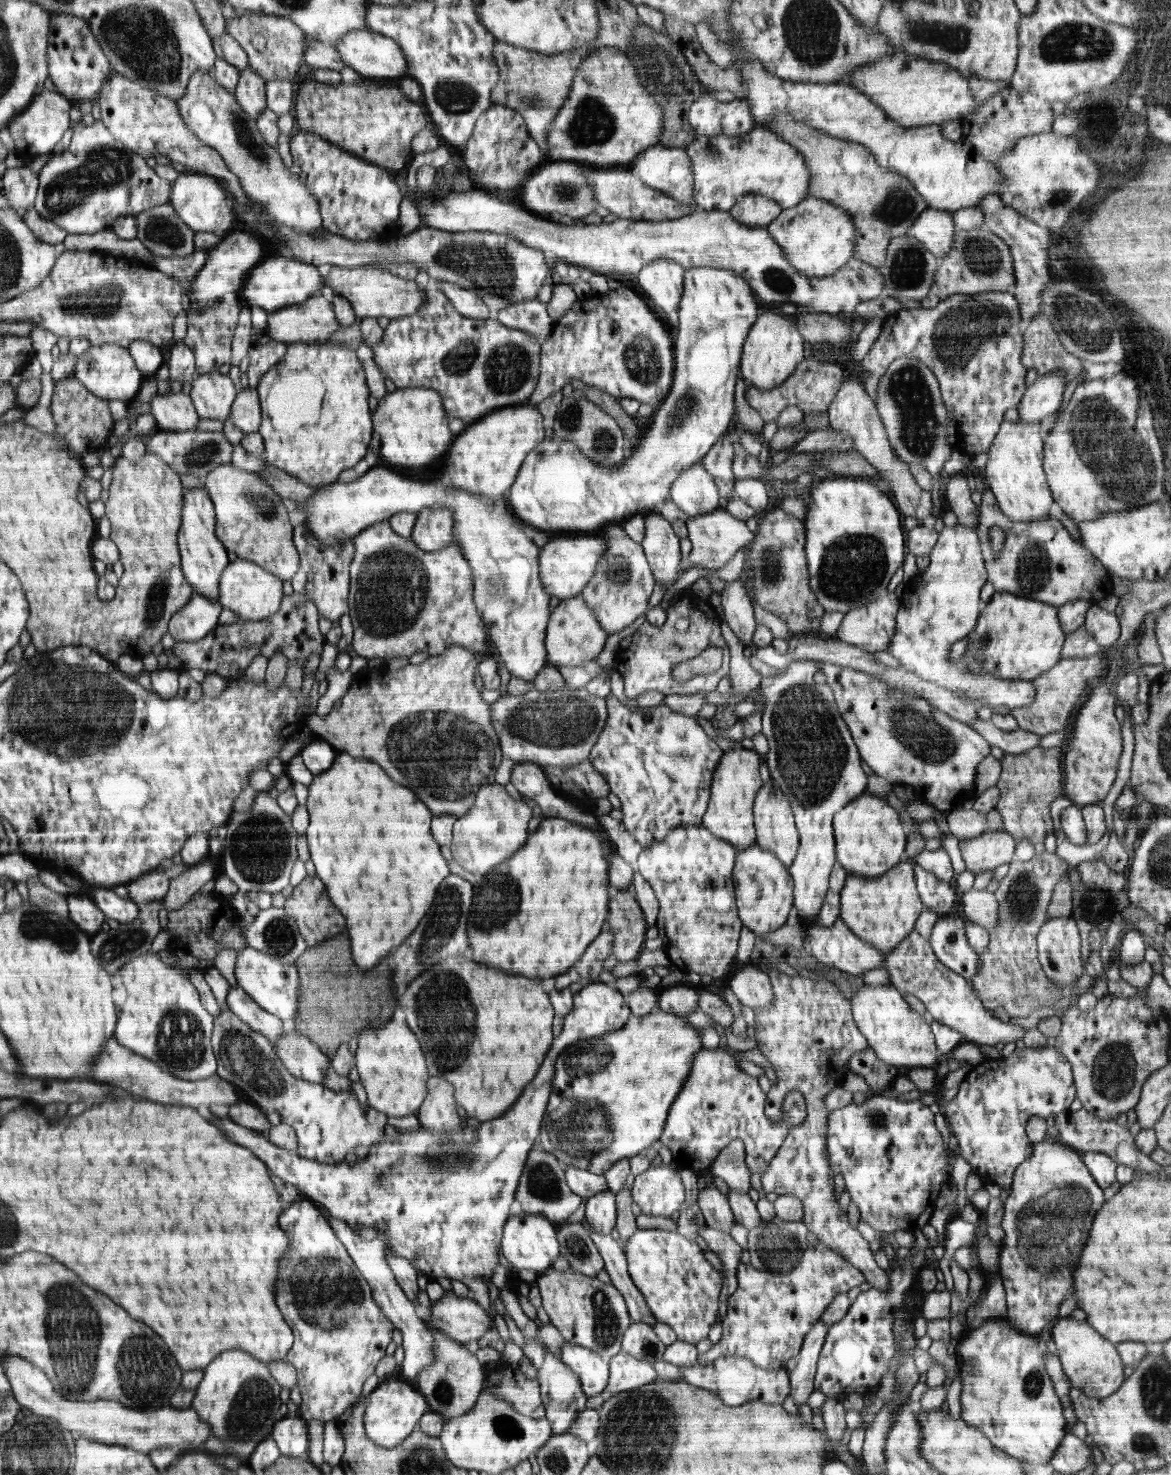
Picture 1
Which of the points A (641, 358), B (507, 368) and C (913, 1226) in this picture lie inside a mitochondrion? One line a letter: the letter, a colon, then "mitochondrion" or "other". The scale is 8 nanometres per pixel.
A: mitochondrion
B: mitochondrion
C: other

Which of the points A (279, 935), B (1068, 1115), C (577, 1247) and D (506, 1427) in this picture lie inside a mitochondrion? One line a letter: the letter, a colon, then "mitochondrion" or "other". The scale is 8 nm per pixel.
A: mitochondrion
B: other
C: mitochondrion
D: mitochondrion

